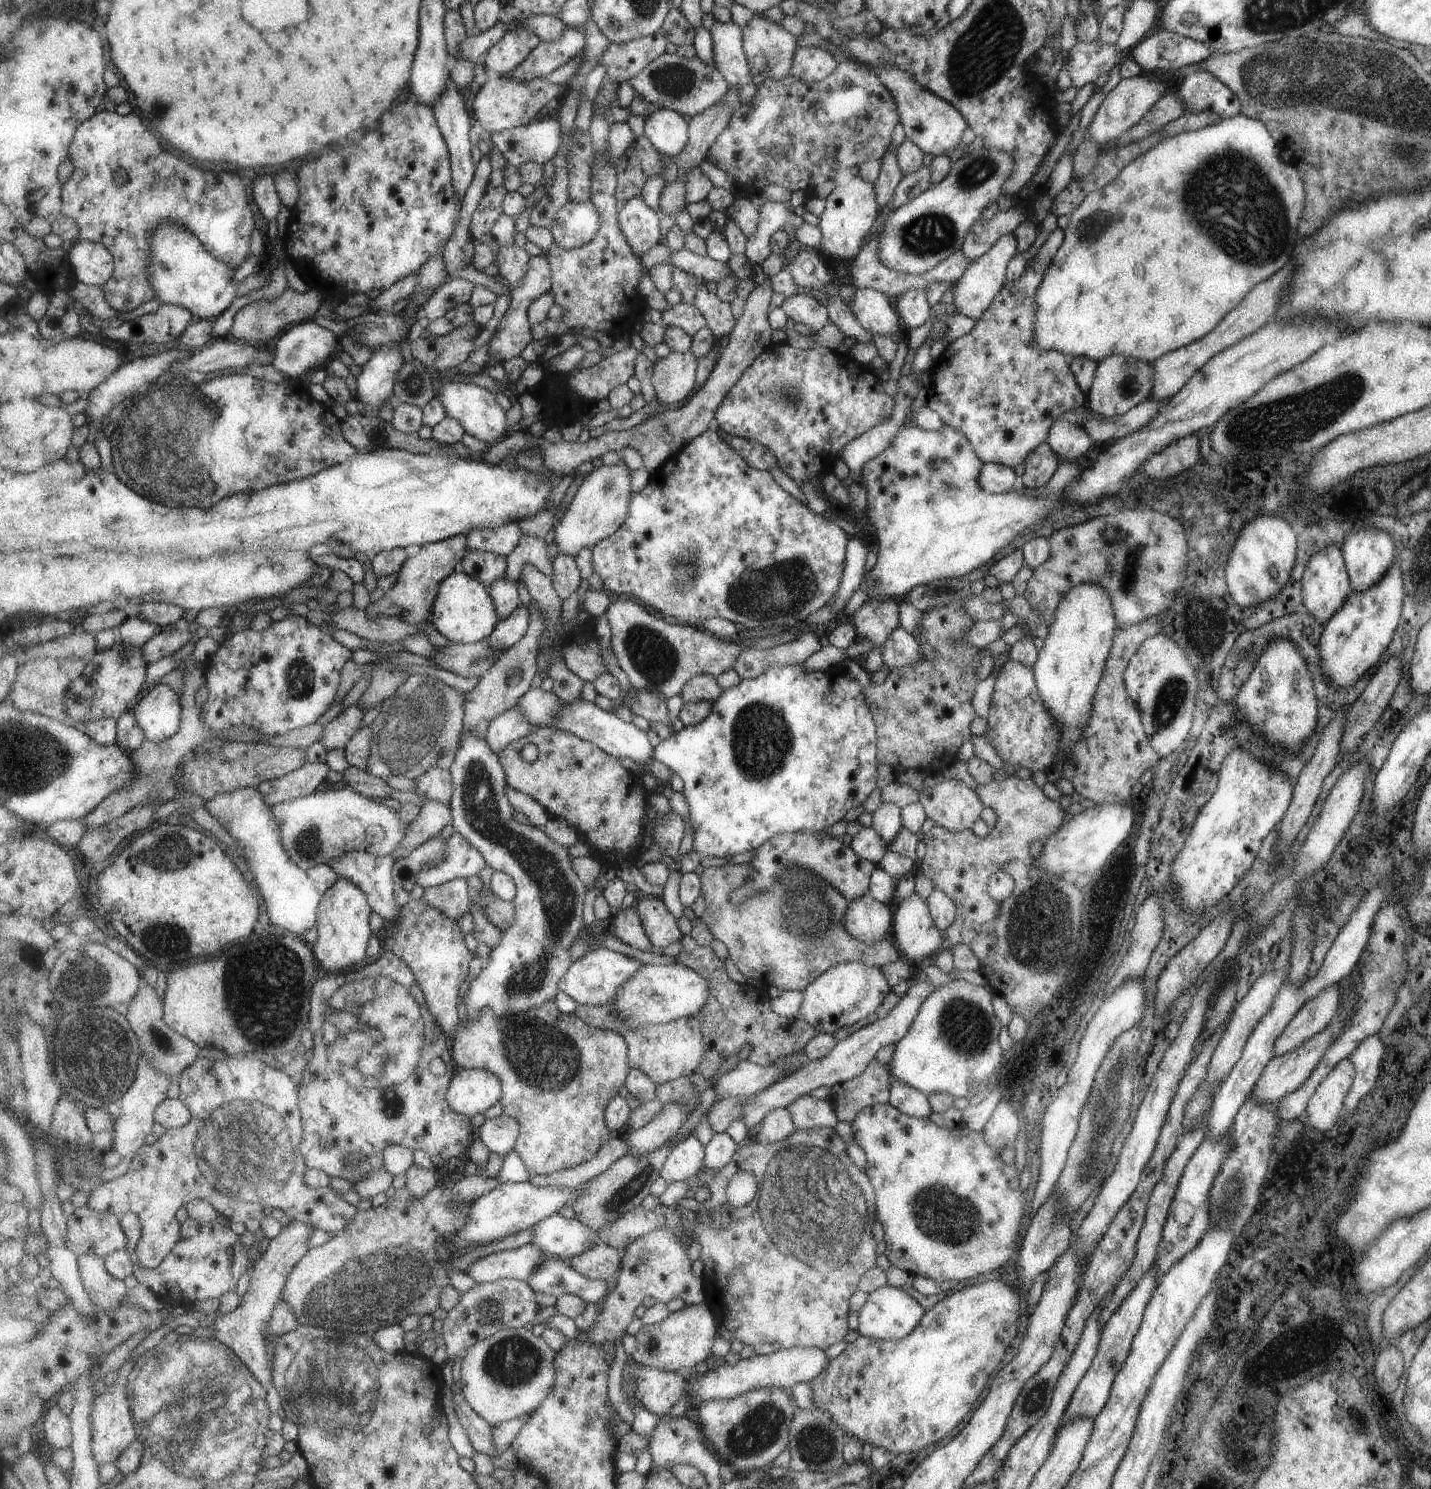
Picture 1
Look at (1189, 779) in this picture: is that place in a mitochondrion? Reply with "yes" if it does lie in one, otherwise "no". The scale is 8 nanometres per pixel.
no

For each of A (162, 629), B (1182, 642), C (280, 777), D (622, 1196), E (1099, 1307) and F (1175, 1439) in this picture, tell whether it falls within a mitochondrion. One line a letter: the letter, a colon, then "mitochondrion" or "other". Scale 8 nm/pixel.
A: other
B: other
C: other
D: mitochondrion
E: other
F: other

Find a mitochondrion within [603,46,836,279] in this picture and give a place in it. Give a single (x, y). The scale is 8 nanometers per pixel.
(677, 81)

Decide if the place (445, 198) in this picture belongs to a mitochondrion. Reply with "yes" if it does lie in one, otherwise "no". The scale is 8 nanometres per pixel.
no

